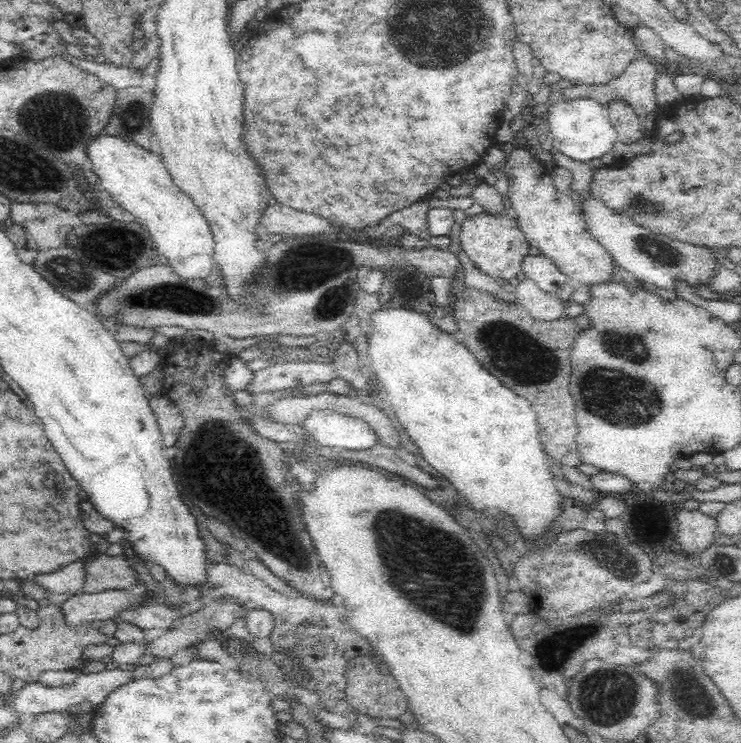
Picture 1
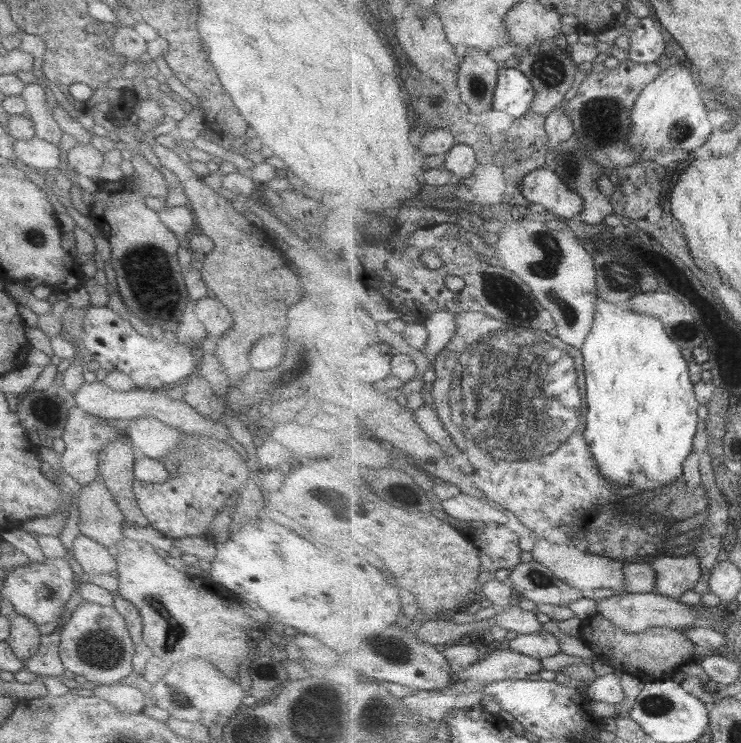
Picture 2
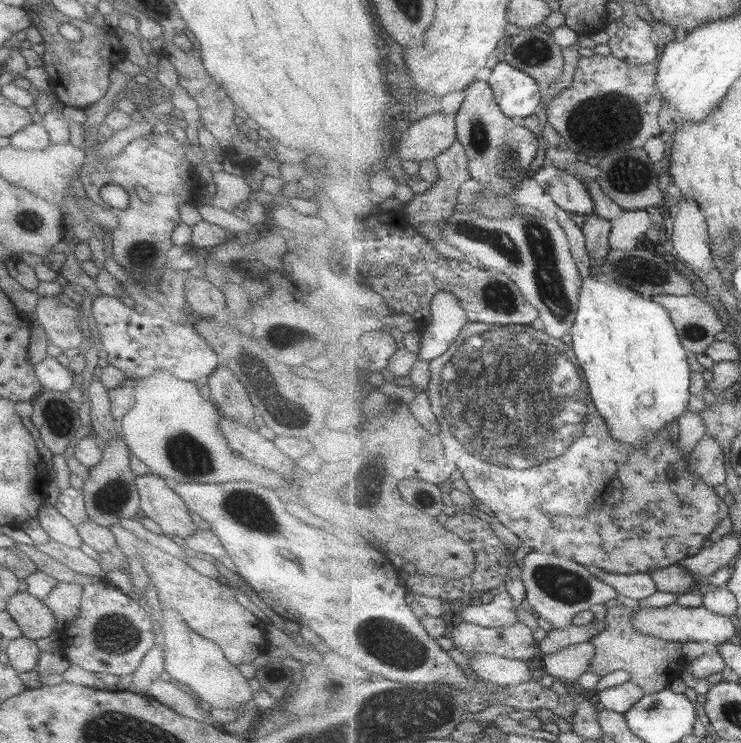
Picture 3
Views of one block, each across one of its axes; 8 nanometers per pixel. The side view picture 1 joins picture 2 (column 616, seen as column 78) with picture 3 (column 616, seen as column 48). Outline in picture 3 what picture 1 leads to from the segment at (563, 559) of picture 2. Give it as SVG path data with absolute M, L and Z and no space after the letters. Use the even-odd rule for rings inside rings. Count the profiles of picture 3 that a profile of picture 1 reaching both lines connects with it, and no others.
M593 569L597 579L613 586L618 594L641 600L657 592L657 585L649 573L639 574L613 574L602 570Z

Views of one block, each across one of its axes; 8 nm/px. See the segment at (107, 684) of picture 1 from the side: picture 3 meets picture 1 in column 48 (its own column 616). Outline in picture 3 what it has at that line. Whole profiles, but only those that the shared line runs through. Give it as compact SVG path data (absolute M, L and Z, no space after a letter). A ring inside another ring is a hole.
M628 680L621 685L596 692L594 698L600 709L626 714L646 693L645 689Z

